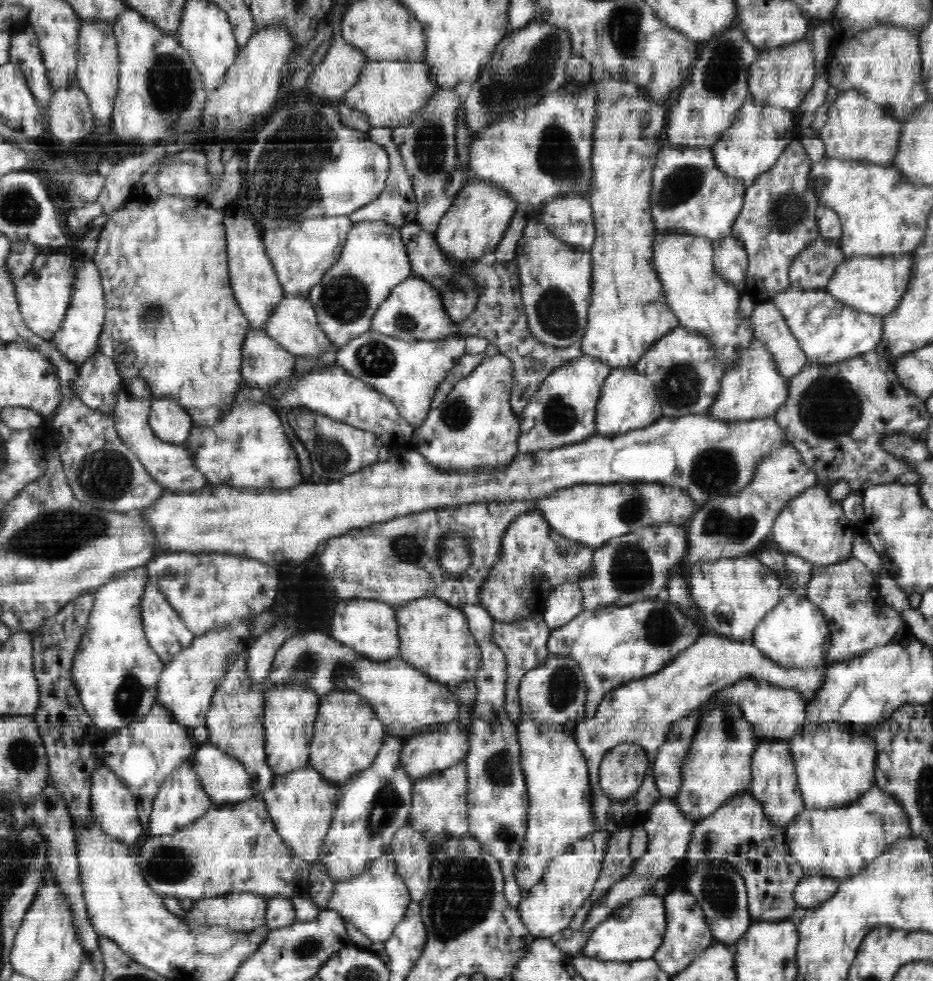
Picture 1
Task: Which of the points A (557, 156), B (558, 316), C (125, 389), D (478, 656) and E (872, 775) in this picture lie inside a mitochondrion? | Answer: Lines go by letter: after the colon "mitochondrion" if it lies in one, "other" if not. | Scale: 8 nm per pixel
A: mitochondrion
B: mitochondrion
C: other
D: other
E: other

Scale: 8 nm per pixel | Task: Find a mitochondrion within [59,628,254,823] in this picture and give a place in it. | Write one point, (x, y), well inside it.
(127, 698)

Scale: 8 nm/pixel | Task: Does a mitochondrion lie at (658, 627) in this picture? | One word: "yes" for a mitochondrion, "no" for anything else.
yes

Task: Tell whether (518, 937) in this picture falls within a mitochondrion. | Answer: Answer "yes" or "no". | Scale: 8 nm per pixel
no

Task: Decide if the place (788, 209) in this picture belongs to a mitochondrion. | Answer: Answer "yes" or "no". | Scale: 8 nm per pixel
yes

